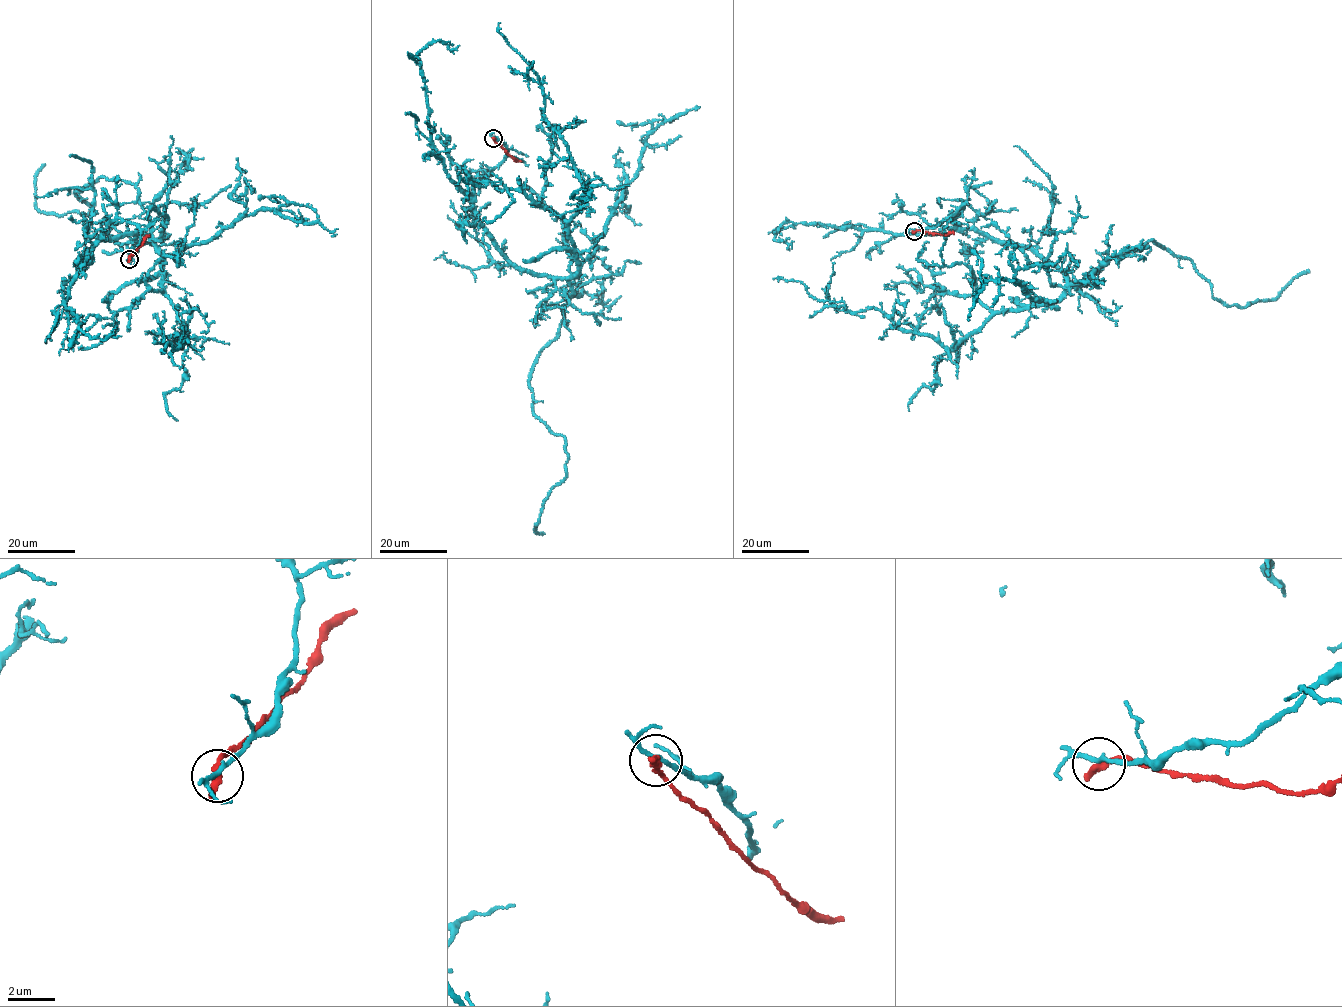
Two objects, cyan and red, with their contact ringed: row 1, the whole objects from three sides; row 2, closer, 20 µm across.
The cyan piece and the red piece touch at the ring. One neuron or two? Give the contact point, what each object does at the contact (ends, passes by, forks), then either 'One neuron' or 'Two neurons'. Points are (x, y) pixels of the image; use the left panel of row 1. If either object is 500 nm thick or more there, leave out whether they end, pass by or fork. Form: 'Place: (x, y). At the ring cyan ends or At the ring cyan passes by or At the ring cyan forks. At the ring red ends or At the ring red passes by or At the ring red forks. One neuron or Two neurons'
Place: (129, 259). At the ring cyan passes by. At the ring red ends. Two neurons

